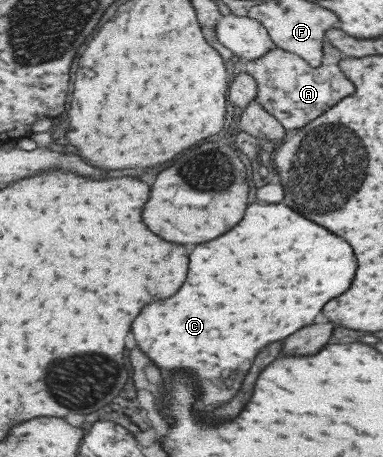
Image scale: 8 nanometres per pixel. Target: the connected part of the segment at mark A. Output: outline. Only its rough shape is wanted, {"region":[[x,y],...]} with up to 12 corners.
{"region":[[325,40],[315,68],[281,48],[245,62],[285,130],[353,94]]}

